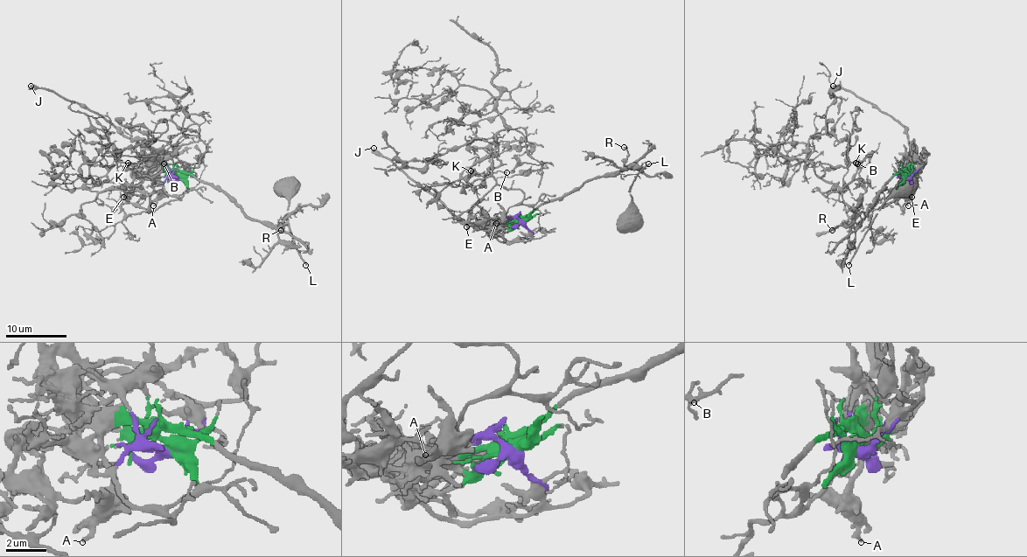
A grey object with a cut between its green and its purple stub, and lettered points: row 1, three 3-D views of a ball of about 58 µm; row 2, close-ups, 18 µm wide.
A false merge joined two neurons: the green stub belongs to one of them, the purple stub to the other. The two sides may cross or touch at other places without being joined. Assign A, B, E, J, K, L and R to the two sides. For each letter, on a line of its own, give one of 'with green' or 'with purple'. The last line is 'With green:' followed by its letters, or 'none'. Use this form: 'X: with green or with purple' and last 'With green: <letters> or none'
A: with green
B: with purple
E: with green
J: with green
K: with purple
L: with green
R: with green
With green: A, E, J, L, R

